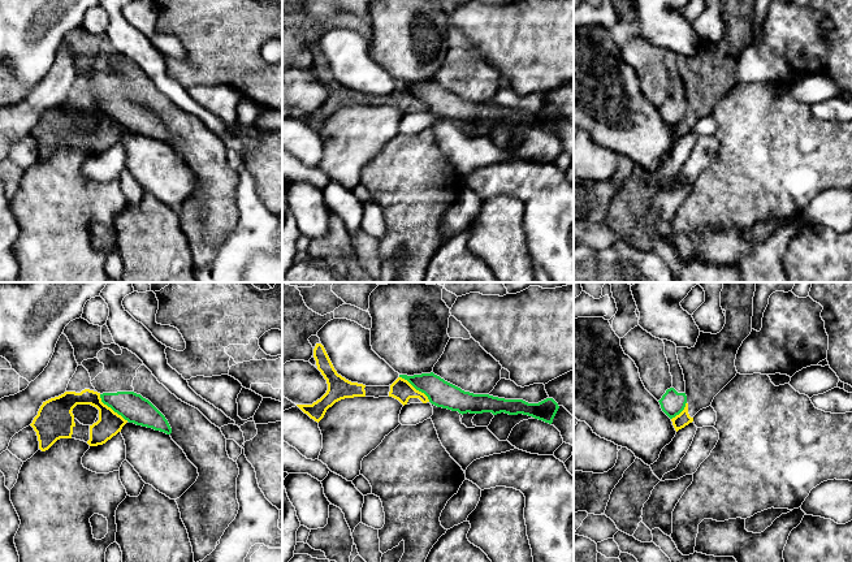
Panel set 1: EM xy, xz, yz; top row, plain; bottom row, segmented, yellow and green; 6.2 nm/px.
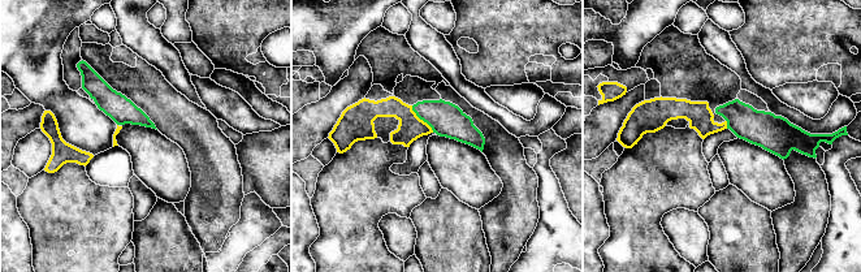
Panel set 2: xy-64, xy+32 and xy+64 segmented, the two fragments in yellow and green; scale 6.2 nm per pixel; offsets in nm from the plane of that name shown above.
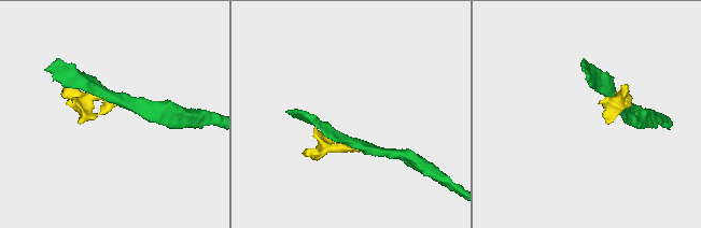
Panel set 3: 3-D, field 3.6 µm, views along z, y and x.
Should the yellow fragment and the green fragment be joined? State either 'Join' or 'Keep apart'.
Keep apart

